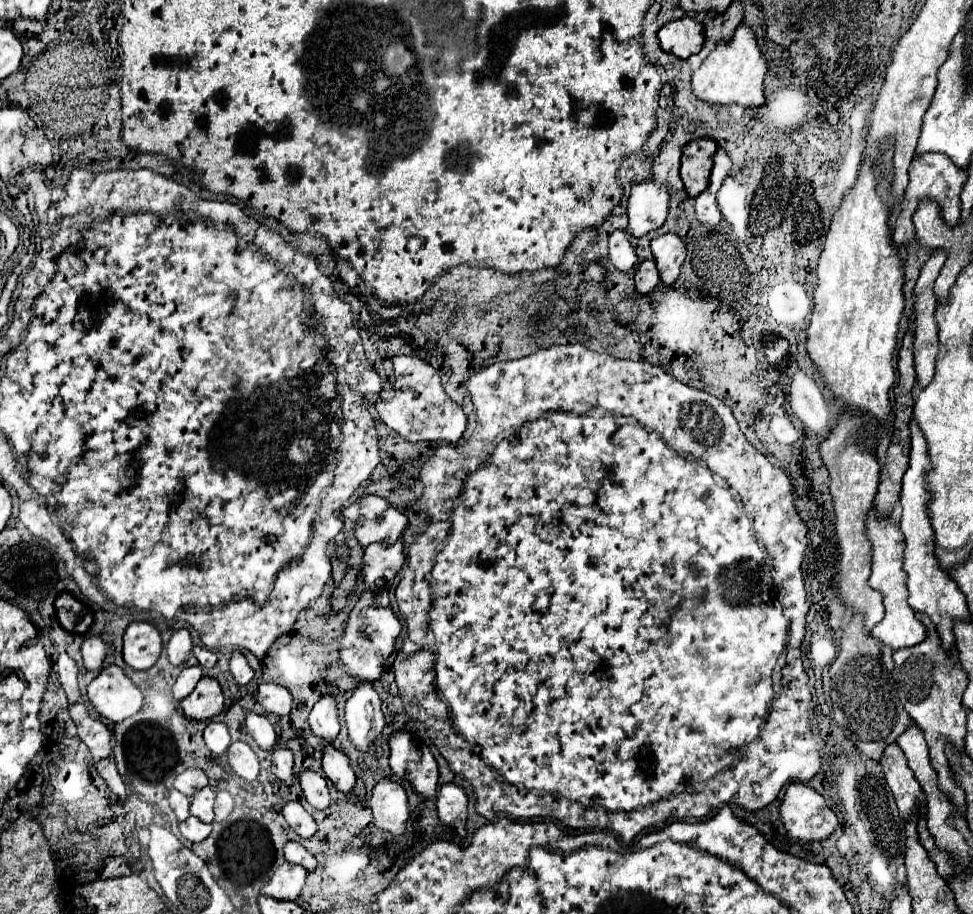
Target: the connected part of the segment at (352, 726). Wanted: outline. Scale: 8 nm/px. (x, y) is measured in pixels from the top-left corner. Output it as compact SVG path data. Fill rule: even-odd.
M358 684L354 694L346 702L348 738L354 748L366 752L378 740L384 728L384 716L380 710L380 698L372 684Z

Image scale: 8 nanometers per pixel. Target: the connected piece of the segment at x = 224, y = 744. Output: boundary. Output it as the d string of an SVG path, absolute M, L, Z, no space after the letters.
M210 722L204 730L204 742L214 756L222 756L226 752L226 748L230 746L230 734L228 734L226 724Z

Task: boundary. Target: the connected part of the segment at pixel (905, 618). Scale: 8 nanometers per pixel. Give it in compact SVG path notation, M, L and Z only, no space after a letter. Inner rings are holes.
M872 510L868 514L868 520L866 520L866 538L870 540L872 544L872 574L870 574L870 580L868 584L878 590L882 594L882 600L884 600L884 608L886 608L886 614L884 614L884 620L878 622L874 628L872 628L872 636L874 640L886 644L890 650L900 650L904 646L916 646L920 644L922 640L926 640L926 630L924 630L924 624L916 618L916 614L912 612L912 608L908 606L908 592L906 592L906 574L902 570L902 552L904 552L904 536L900 532L900 528L892 522L892 518L886 518L886 520L880 520L876 516L876 512Z

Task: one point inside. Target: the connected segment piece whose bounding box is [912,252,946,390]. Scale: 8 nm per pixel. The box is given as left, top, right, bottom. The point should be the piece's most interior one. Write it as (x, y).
(925, 332)

